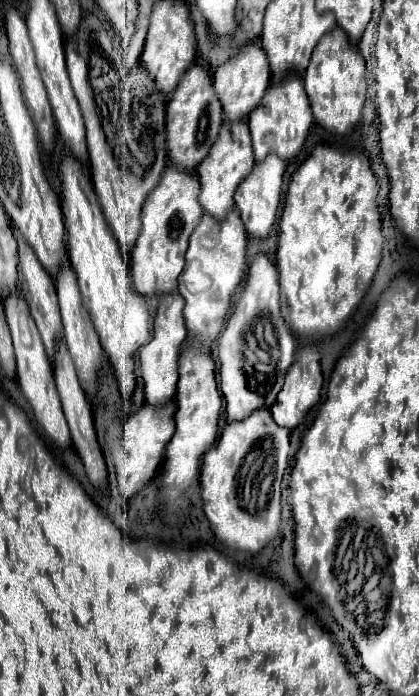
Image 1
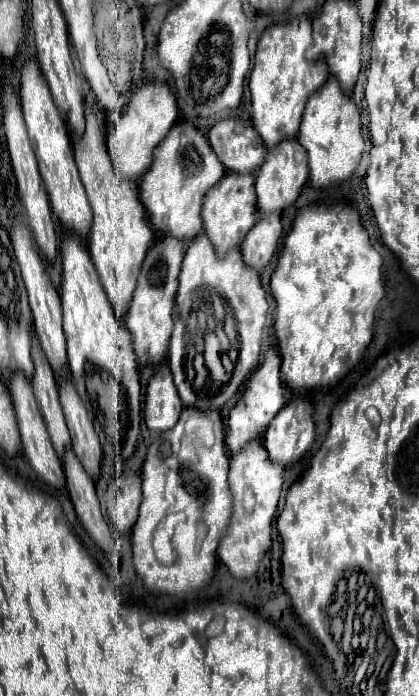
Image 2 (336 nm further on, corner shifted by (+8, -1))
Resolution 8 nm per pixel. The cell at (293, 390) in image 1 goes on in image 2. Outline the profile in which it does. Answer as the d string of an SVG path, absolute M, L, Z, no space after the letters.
M293 399L271 421L265 433L265 449L269 459L277 465L291 465L299 461L315 441L313 405L309 399Z

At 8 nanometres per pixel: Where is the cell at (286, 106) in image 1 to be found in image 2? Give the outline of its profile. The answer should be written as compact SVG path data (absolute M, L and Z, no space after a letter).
M287 139L281 145L277 145L275 149L269 149L265 163L257 171L257 181L255 181L259 211L281 213L283 209L287 209L291 203L297 201L303 185L307 183L307 177L309 177L307 153L305 153L305 149L301 149L301 143L297 139Z

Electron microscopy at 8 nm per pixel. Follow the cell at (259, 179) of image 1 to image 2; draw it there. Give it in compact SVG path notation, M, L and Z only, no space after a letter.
M277 213L261 215L261 219L255 223L255 227L247 233L245 241L241 243L243 261L251 269L263 271L277 253L281 231L281 217Z

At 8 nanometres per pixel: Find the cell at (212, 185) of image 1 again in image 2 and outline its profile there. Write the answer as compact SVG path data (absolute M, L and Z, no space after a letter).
M227 173L219 181L219 185L215 185L205 197L203 221L205 221L205 235L211 239L215 251L221 257L225 257L229 249L239 247L249 229L255 225L255 177Z

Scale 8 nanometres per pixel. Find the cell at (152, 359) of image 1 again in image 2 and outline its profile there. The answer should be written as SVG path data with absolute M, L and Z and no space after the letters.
M167 363L155 371L145 395L145 423L153 433L163 433L175 427L181 415L181 399L177 395L173 375Z

